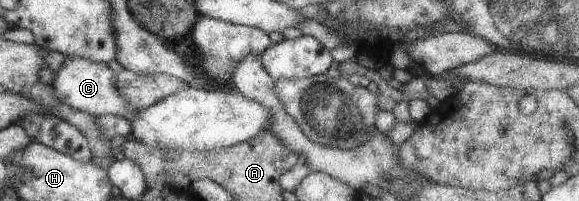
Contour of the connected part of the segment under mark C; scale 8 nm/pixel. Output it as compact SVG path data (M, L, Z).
M65 57L56 71L52 72L51 86L59 101L85 114L100 117L100 115L116 115L132 121L138 111L132 109L120 91L114 85L114 72L106 64L88 61L80 57Z

